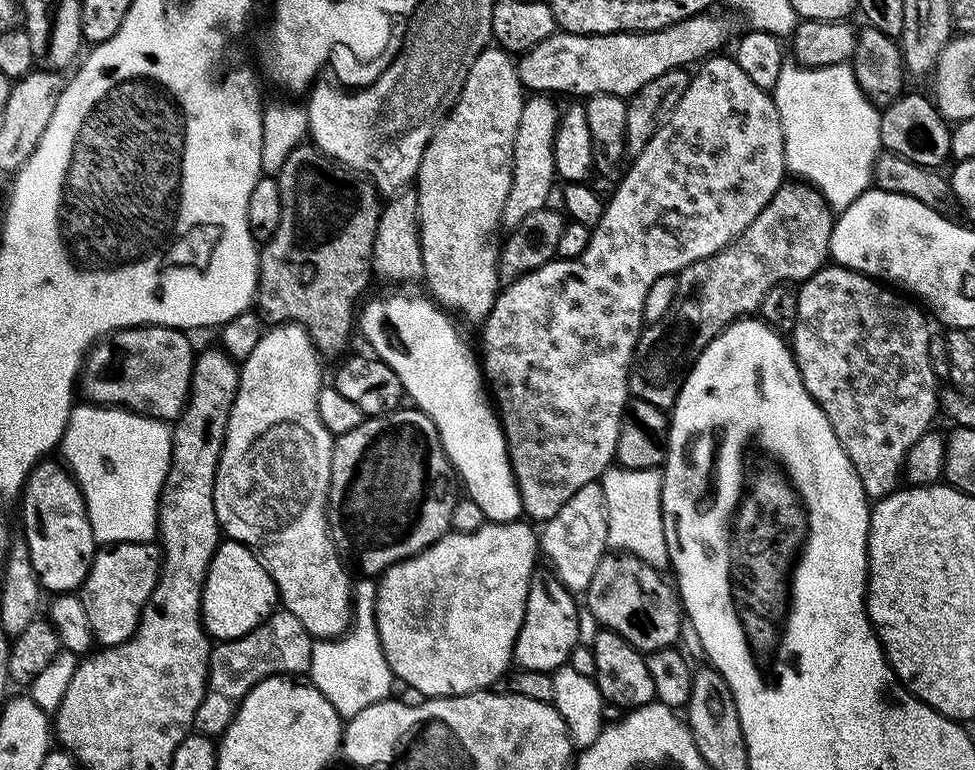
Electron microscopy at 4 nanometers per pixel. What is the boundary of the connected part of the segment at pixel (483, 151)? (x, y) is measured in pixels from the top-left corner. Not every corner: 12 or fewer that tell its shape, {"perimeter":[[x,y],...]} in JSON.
{"perimeter":[[483,48],[414,181],[423,279],[483,322],[526,90]]}

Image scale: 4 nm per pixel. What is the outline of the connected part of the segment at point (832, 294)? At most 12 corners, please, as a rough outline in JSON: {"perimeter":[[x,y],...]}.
{"perimeter":[[820,268],[792,356],[872,502],[942,408],[919,303]]}

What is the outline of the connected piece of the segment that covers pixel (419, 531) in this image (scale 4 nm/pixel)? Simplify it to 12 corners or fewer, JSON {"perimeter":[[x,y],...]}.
{"perimeter":[[415,406],[335,437],[328,527],[368,578],[448,535],[454,469]]}

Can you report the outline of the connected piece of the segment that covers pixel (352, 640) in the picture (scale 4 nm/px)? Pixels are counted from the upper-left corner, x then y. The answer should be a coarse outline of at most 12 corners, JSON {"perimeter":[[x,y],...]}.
{"perimeter":[[376,584],[354,588],[339,639],[312,645],[310,683],[342,718],[393,695]]}

